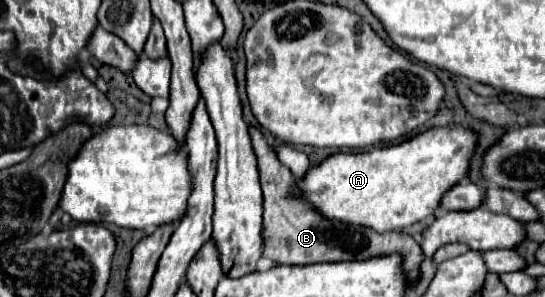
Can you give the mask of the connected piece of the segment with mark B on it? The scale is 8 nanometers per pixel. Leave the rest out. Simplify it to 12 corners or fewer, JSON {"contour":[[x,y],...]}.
{"contour":[[249,128],[265,198],[263,256],[275,264],[367,260],[419,244],[327,220],[273,146]]}

